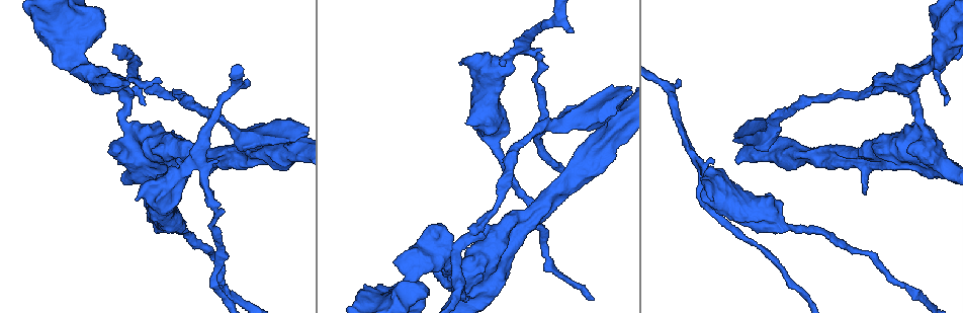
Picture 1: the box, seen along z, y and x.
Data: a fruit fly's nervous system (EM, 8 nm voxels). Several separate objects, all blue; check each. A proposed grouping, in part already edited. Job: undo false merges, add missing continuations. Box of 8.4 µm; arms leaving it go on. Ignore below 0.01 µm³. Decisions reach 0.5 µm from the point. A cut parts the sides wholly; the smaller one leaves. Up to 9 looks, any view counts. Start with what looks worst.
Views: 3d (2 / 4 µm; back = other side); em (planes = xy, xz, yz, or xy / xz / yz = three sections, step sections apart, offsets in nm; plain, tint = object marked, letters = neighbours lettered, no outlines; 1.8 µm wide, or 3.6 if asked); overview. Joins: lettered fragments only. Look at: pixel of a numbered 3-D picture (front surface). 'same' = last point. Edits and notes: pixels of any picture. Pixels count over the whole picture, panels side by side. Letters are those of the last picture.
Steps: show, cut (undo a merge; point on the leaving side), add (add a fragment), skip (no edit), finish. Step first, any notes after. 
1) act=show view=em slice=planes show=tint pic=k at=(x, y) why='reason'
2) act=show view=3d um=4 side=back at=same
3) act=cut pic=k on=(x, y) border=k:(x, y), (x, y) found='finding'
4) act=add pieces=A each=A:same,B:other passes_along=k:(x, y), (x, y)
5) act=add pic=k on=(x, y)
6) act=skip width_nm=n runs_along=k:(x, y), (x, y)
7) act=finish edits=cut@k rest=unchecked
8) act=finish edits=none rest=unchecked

act=show view=em slice=xy step=4 show=letters pic=1 at=(177, 91)

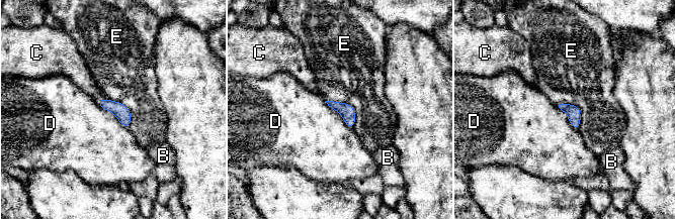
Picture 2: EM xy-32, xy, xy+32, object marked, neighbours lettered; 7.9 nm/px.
act=skip width_nm=110 each=B:other,C:other,D:other,E:other border=2:(326, 100), (348, 103), (354, 126) found='all the same cell'

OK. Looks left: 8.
act=show view=3d um=4 pic=1 at=(213, 165) why='sudden change in width'

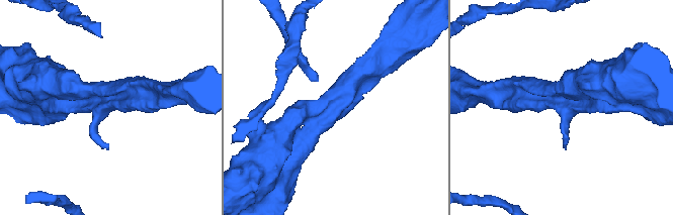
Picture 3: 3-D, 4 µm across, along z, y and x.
act=show view=em um=3.6 slice=planes show=tint pic=3 at=(566, 104) why='shape alone is not enough'

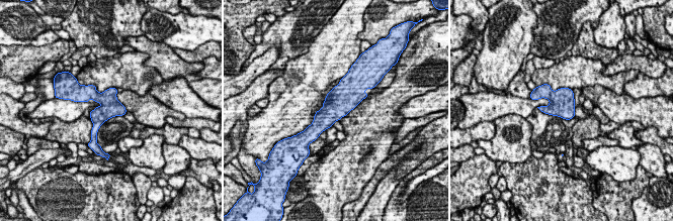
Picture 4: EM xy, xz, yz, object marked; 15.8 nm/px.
act=show view=em um=3.6 slice=planes show=letters at=same why='see the neighbours'

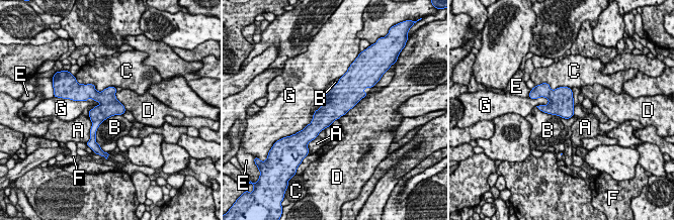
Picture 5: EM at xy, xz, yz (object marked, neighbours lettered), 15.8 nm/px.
act=skip longest_contact=D:650nm each=A:other,B:other,C:other,D:other,E:other,F:other,G:other border=5:(322, 104), (305, 126) found='all the same cell'

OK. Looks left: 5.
act=show view=em slice=xz step=4 show=tint pic=1 at=(712, 199) why='branch stops here'

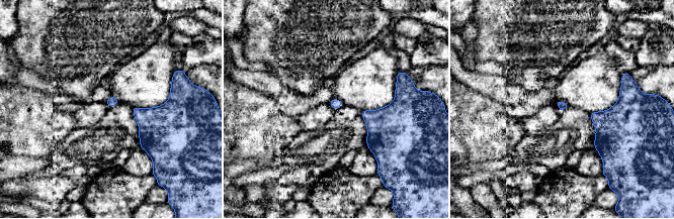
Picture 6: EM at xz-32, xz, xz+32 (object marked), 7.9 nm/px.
act=show view=em slice=planes show=letters at=same

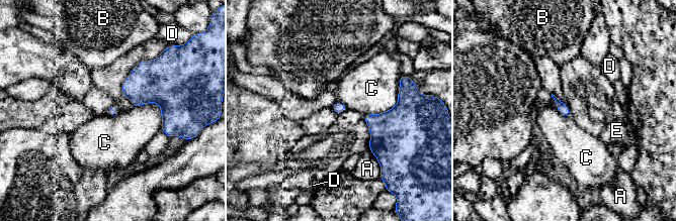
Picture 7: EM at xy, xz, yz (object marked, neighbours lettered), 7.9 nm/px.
act=skip each=A:other,B:other,C:other,D:other,E:other border=7:(401, 76), (397, 103), (364, 115) found='none of them fits'

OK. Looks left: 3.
act=show view=3d um=4 pic=1 at=(700, 160) why='a fork'

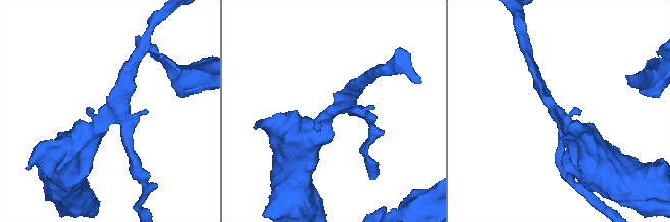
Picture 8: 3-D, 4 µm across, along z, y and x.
act=show view=em slice=yz step=8 show=letters pic=8 at=(557, 113) arms=3 why='shape alone is not enough'

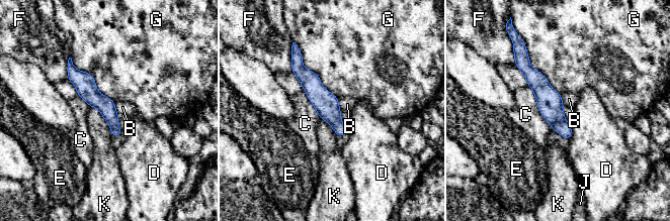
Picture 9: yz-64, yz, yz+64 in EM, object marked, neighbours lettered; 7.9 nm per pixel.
act=skip width_nm=140 each=B:other,C:other,D:other,E:other,F:other,G:other,J:other,K:other runs_along=9:(525, 63), (568, 135) found='one cell here'

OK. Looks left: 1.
act=finish edits=none rest=unchecked

